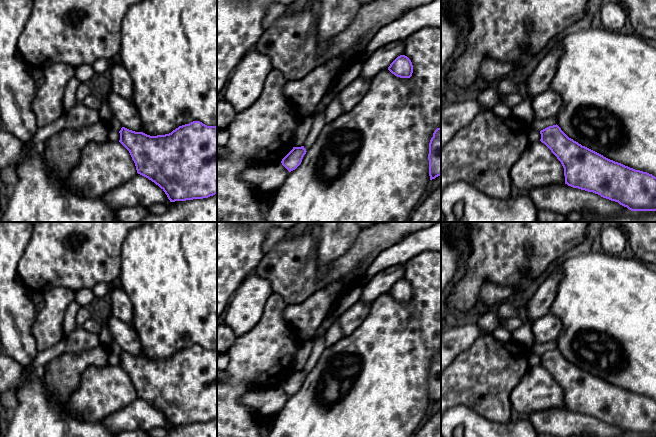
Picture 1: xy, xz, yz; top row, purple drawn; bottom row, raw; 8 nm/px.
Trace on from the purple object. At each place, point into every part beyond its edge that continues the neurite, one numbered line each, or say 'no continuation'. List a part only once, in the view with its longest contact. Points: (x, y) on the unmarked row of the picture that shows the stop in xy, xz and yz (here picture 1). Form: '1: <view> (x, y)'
no continuation

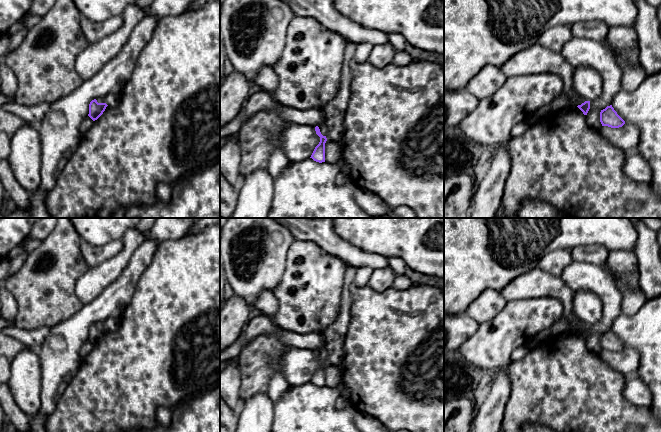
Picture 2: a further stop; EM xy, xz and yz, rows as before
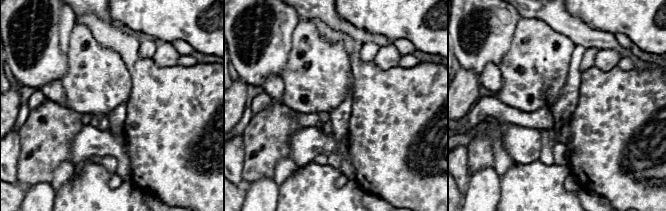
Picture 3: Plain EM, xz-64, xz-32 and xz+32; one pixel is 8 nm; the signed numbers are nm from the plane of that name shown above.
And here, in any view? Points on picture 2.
1: xz (325, 352)

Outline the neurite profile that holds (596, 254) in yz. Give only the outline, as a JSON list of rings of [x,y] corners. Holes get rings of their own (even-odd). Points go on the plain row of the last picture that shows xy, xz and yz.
[[[587,244],[571,249],[572,260],[576,262],[587,262],[599,266],[605,266],[609,250],[598,244]]]

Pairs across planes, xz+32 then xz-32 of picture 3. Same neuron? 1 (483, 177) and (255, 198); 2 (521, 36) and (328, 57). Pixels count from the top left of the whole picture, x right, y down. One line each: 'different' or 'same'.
1: same
2: same

